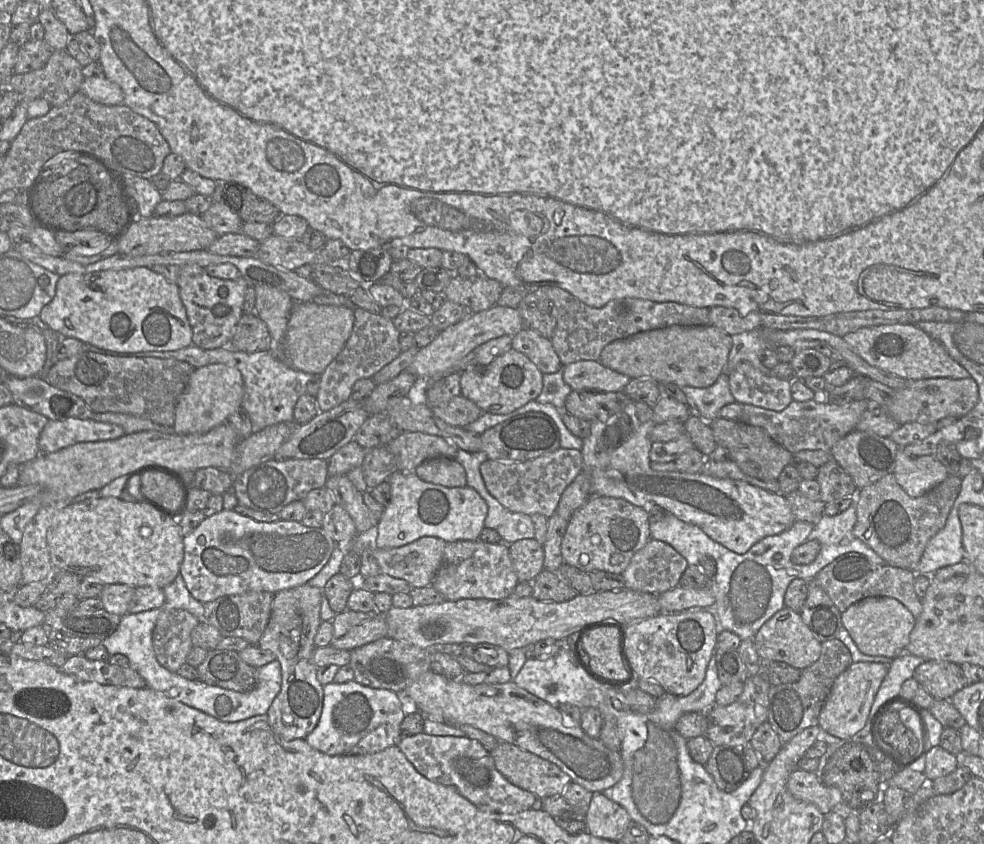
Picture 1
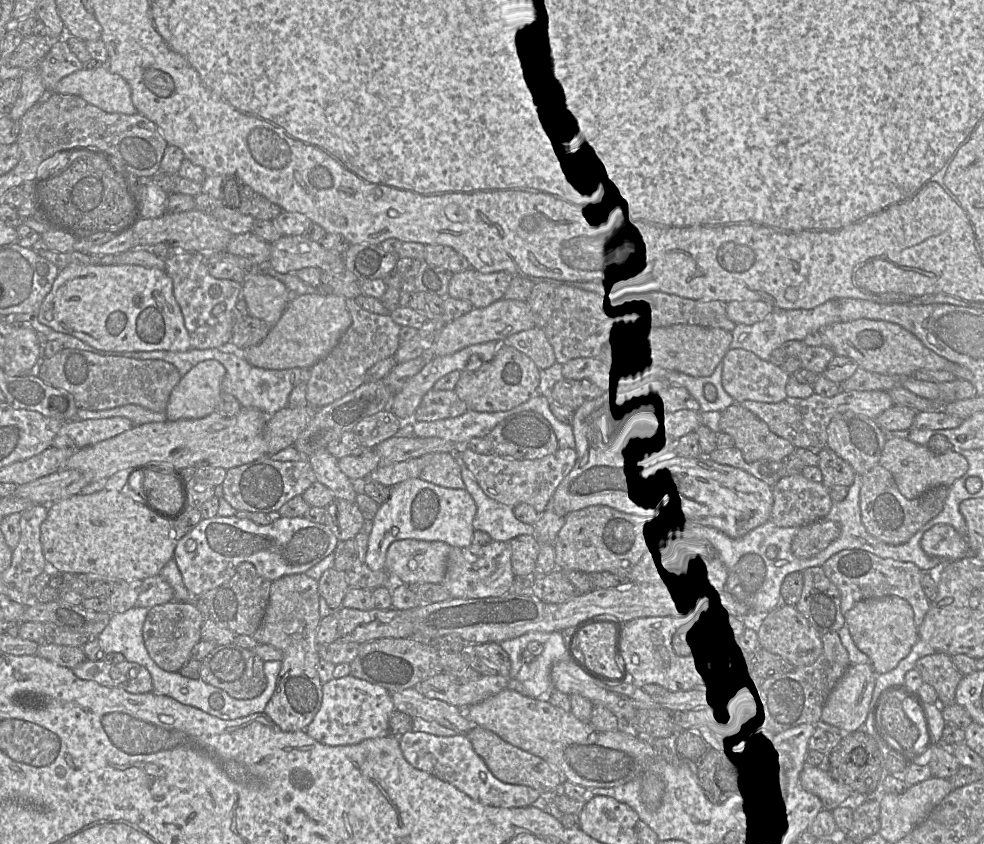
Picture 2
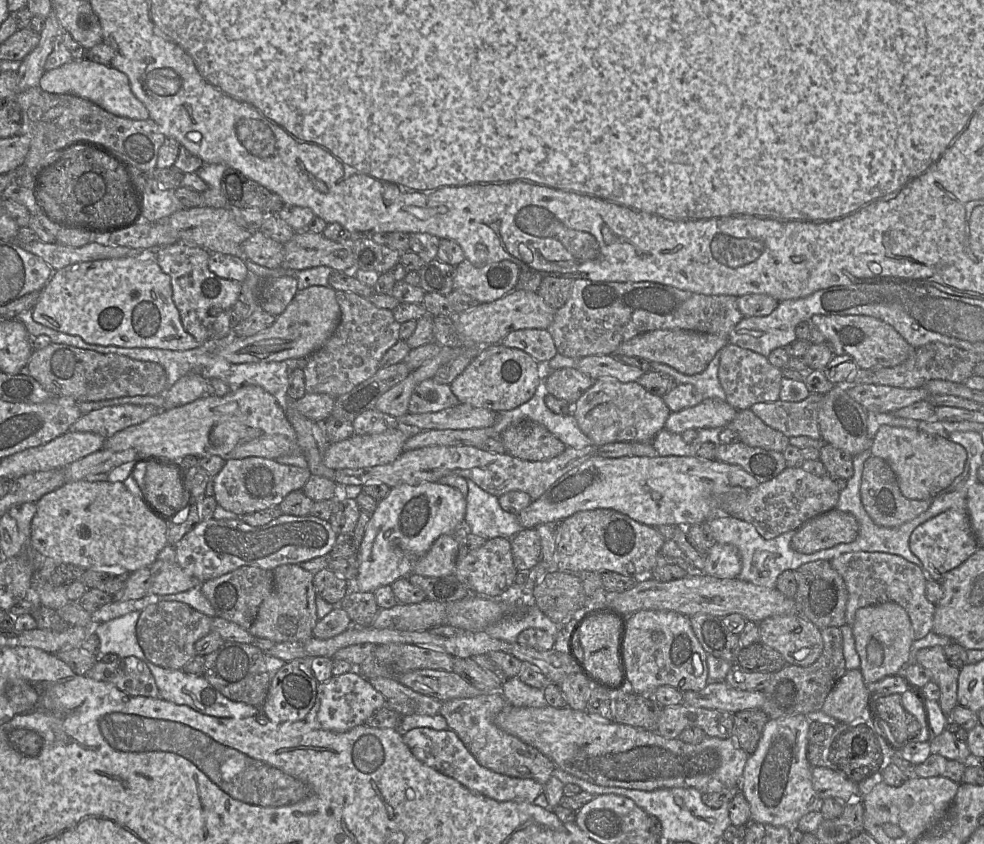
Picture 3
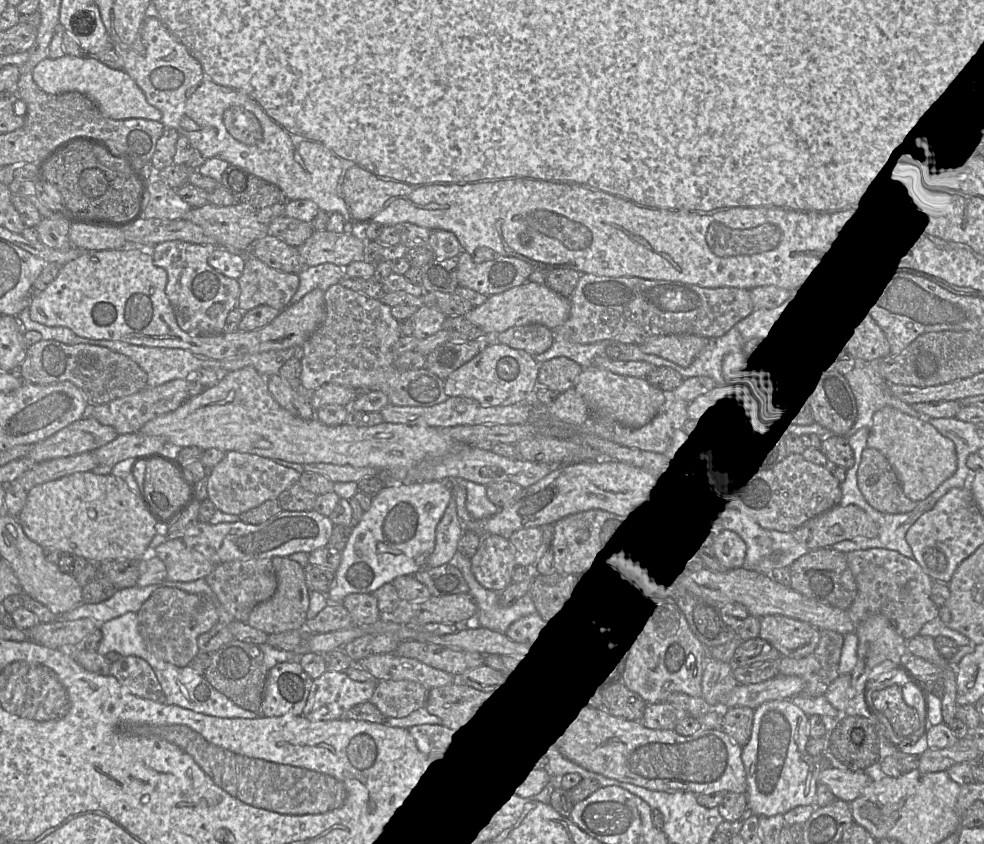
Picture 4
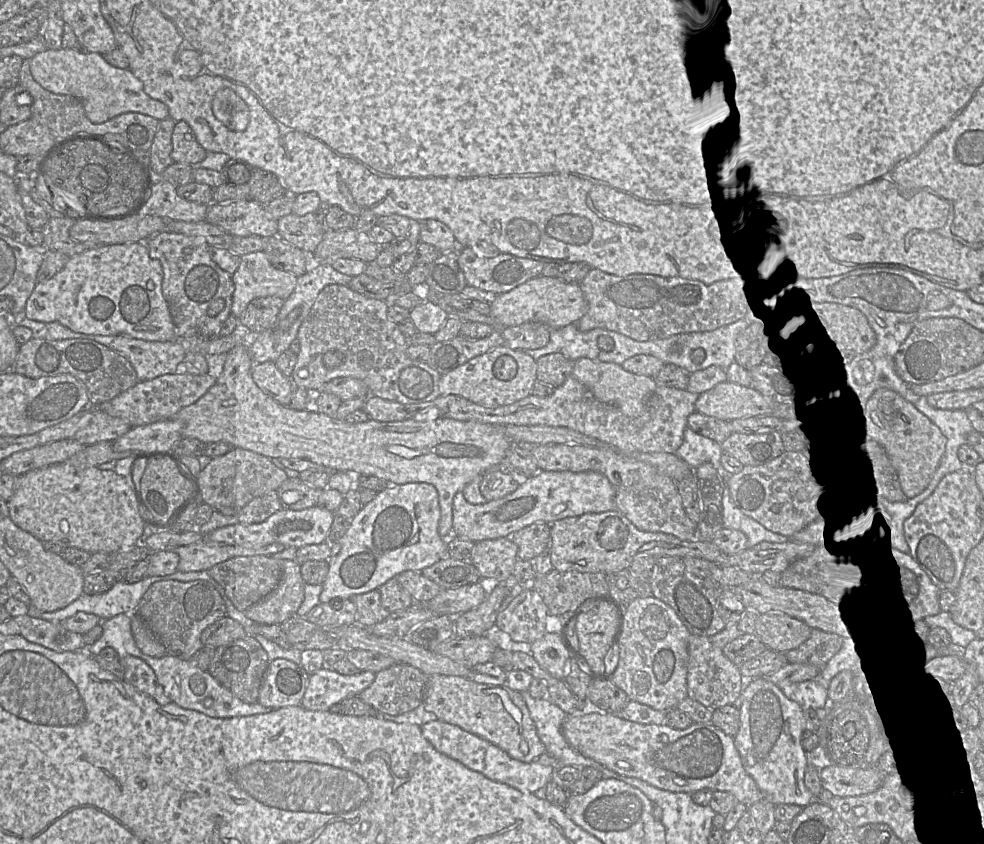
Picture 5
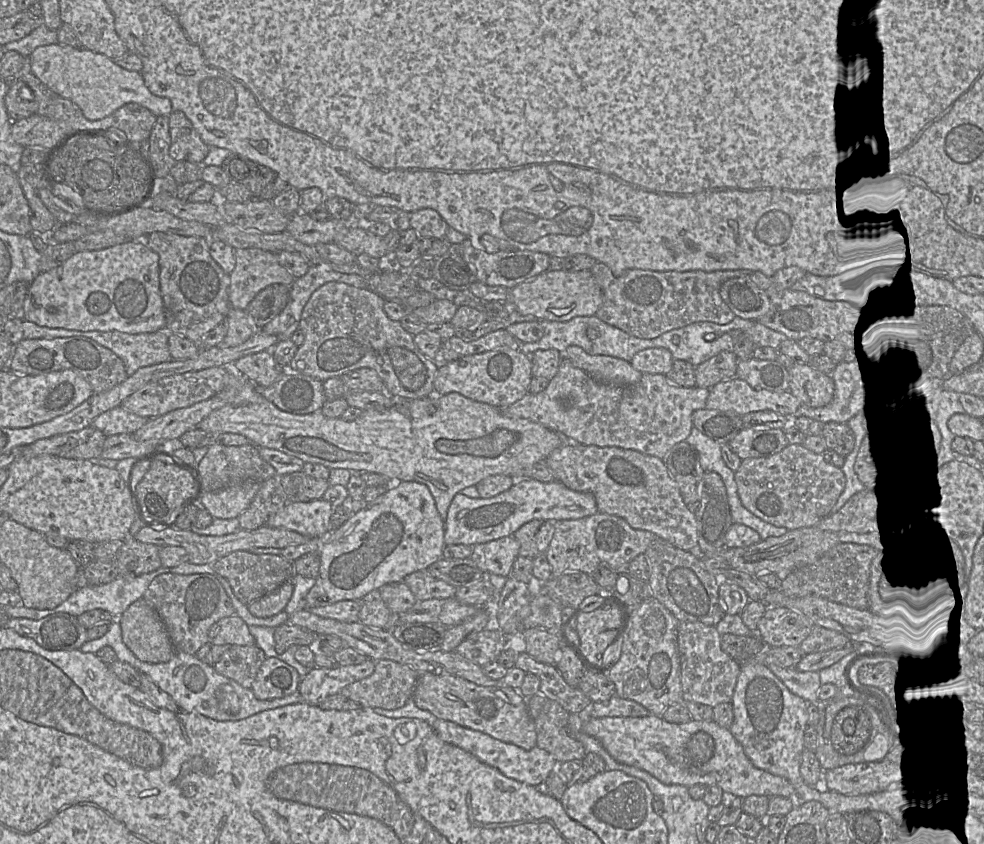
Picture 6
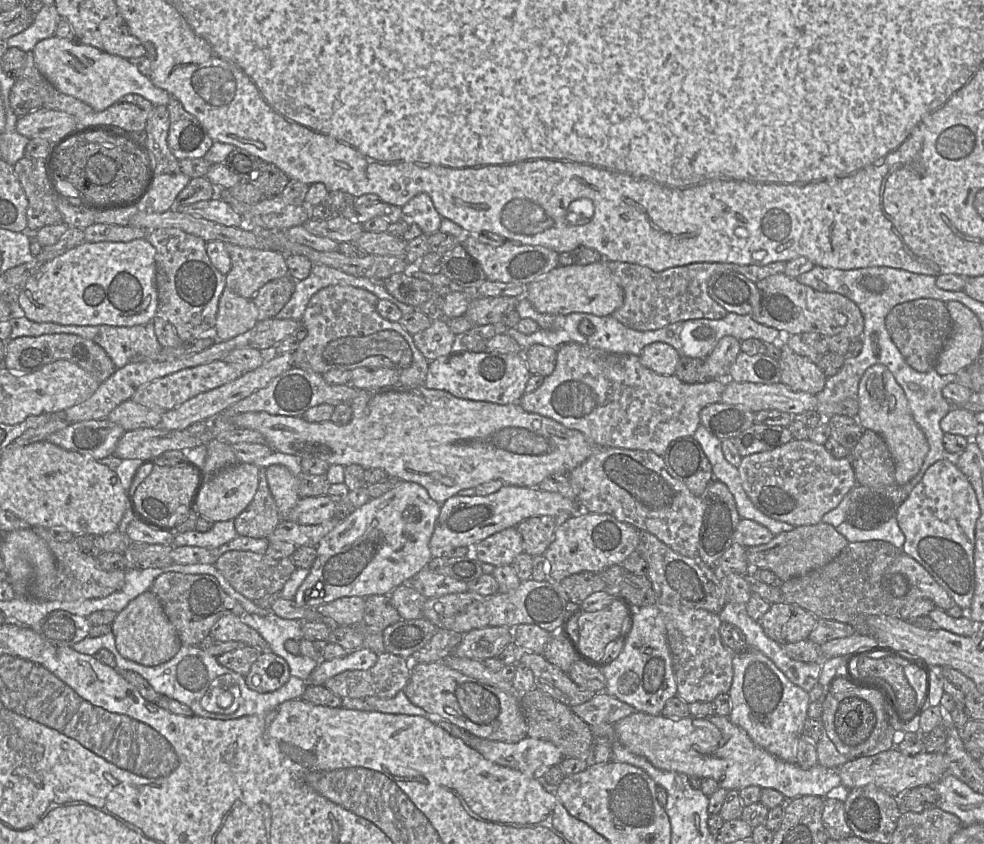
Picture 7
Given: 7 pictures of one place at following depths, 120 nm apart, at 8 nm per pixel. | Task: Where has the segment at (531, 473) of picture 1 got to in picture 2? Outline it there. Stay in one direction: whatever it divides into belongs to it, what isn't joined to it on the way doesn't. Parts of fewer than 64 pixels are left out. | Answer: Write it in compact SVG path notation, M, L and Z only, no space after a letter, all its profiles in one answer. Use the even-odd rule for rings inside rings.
M460 447L460 456L488 497L511 508L526 503L540 514L547 509L556 488L573 469L578 458L573 448L559 448L555 453L540 459L518 460L494 453L478 454Z

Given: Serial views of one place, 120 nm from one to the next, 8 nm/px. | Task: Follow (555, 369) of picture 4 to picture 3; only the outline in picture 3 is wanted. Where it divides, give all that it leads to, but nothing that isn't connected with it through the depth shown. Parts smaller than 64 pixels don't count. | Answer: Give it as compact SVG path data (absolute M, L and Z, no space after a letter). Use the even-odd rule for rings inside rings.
M565 367L548 373L544 391L573 405L593 383L592 378L576 367Z

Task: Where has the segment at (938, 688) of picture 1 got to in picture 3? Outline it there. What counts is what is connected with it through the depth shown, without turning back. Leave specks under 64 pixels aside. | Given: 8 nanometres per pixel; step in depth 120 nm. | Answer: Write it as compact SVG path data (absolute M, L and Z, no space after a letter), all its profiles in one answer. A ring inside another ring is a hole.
M941 646L920 649L916 653L915 662L930 671L932 680L940 688L939 705L943 713L948 716L958 704L960 669L949 664Z

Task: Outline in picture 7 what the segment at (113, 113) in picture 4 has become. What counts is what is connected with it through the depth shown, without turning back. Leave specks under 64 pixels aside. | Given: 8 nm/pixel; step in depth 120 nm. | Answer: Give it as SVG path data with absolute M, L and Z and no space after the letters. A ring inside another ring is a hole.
M56 35L39 41L34 49L34 62L41 74L60 92L73 96L96 111L103 111L127 94L138 94L154 106L167 106L171 95L155 86L128 59L109 54L94 46Z

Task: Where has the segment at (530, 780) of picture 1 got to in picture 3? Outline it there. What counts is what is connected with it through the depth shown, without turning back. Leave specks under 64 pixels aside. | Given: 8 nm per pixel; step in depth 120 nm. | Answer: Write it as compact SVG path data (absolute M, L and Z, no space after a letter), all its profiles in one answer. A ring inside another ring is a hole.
M501 692L484 693L472 698L444 701L439 714L446 719L449 729L457 734L479 764L499 774L529 778L544 785L552 776L555 764L538 749L502 731L493 722L494 717L507 705Z

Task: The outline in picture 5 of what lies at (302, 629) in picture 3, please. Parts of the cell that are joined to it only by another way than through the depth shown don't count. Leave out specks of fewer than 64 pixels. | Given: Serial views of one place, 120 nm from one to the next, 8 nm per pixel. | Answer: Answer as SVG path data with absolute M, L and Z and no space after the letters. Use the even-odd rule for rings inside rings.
M296 561L283 562L283 575L277 587L265 598L243 612L256 624L281 625L296 615L304 600L305 582L301 565Z

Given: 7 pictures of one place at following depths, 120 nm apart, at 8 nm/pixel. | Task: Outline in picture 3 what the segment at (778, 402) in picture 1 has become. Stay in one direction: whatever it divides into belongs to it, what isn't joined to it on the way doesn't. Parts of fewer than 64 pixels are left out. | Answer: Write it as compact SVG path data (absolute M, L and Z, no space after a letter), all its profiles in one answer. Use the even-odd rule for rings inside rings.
M730 343L721 350L718 379L726 401L737 411L750 409L756 403L779 400L783 377L781 369L773 366L767 357L757 352Z

